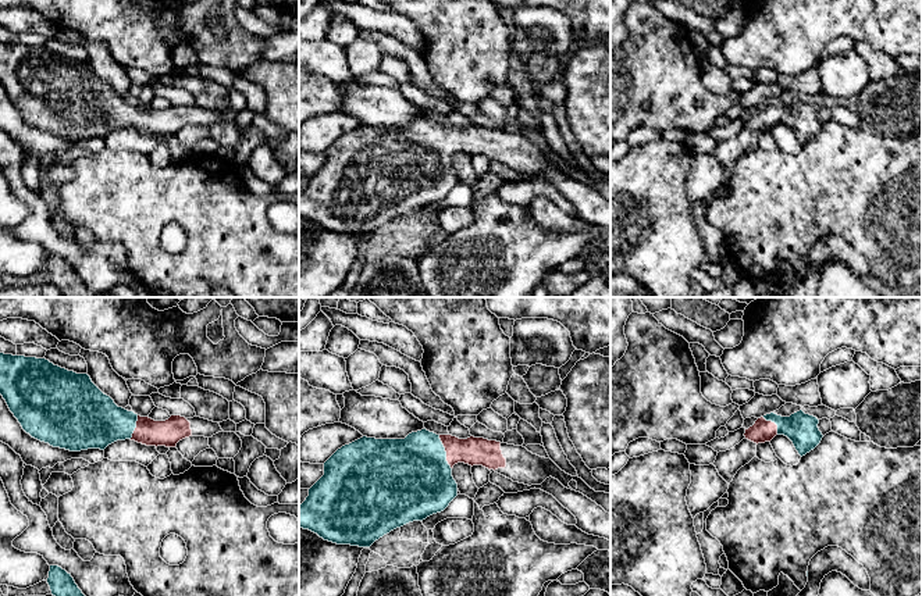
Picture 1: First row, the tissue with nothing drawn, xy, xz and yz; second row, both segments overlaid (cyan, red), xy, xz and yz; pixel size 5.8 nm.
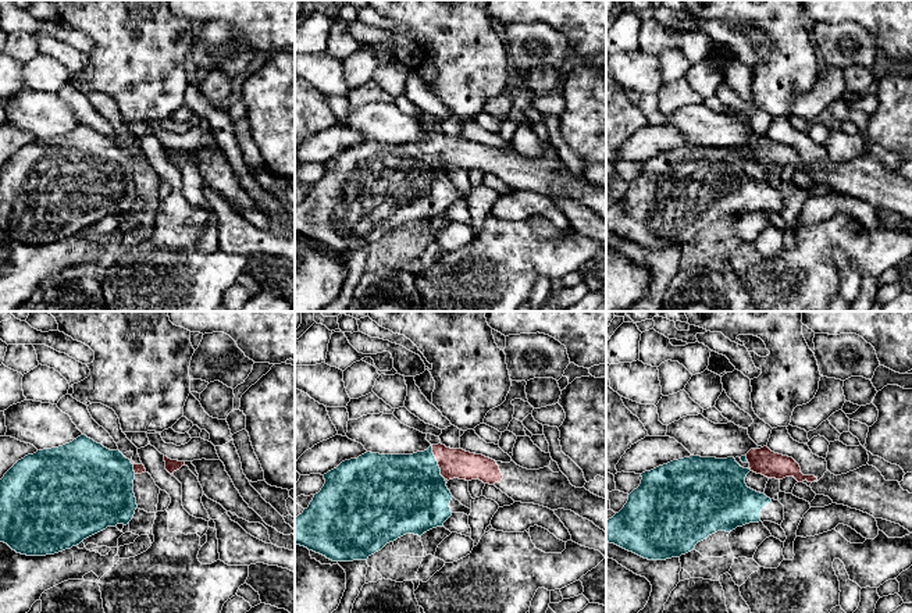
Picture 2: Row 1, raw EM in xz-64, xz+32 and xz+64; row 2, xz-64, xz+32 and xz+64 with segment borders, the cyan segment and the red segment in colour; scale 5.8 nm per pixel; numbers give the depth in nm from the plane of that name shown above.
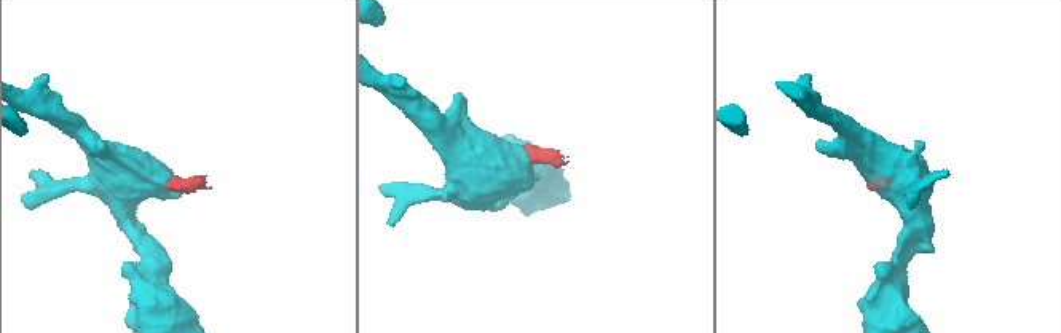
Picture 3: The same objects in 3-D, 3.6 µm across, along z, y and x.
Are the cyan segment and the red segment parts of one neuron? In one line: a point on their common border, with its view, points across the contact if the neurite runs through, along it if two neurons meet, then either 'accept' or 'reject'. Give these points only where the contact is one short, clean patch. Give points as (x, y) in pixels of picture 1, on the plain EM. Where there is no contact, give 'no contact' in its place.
xz (445, 141) | across xz (412, 168), (438, 142), (445, 141), (473, 139) | accept

